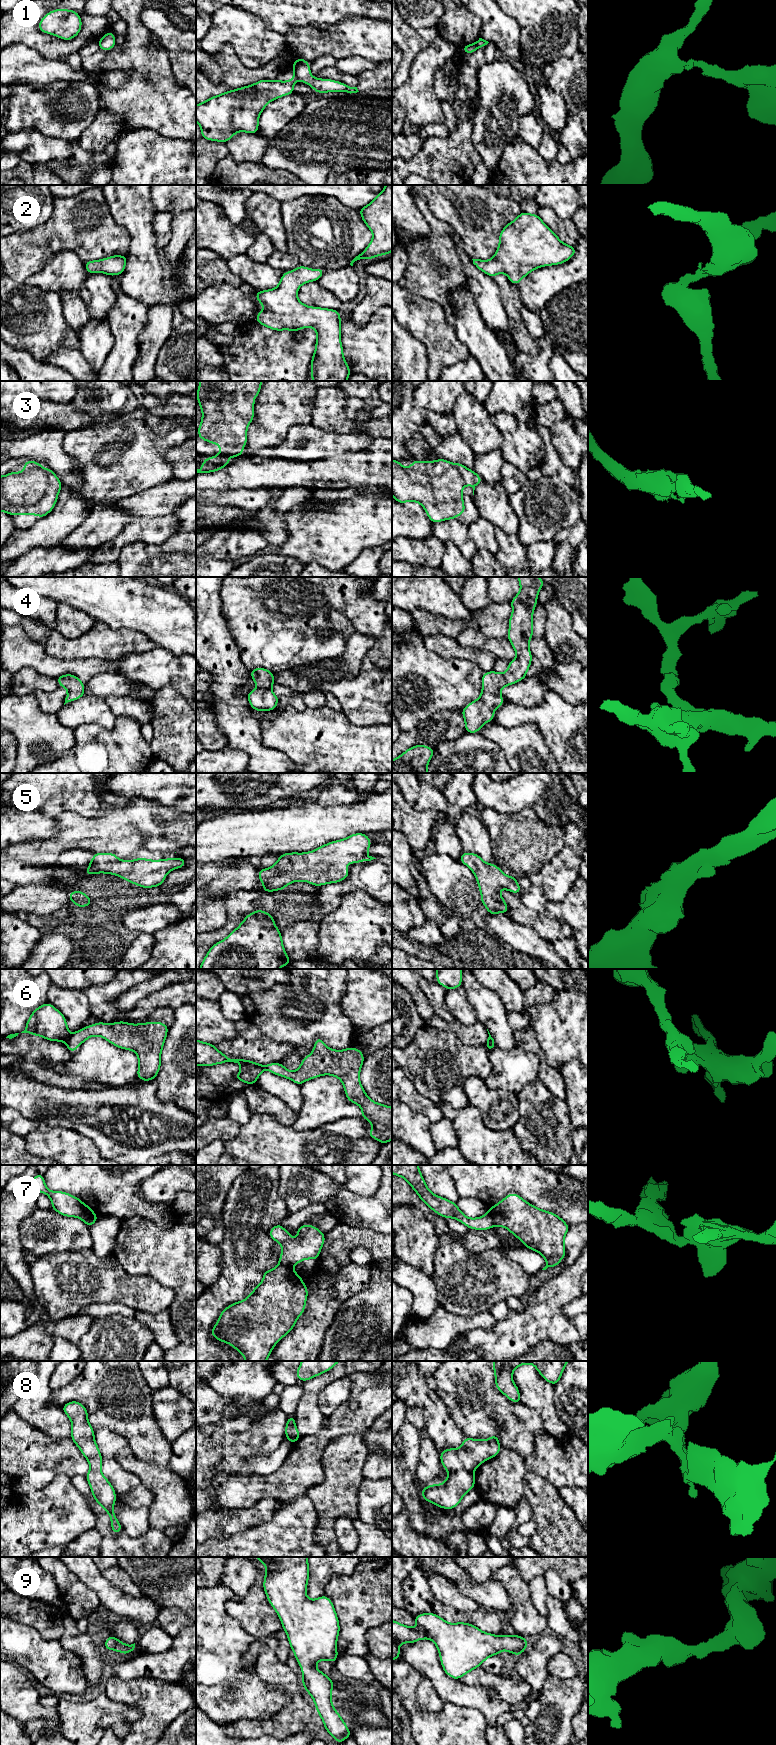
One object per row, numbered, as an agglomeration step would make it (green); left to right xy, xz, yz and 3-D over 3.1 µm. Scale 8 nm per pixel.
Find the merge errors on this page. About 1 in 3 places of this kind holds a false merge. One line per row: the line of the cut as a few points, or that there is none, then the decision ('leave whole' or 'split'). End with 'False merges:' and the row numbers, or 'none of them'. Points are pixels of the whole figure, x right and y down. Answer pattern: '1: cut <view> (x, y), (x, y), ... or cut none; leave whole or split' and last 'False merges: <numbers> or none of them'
1: cut yz (478, 41), (477, 47); split
2: cut none; leave whole
3: cut none; leave whole
4: cut none; leave whole
5: cut none; leave whole
6: cut xy (70, 1035), (65, 1041); split
7: cut yz (488, 1212), (494, 1225); split
8: cut yz (450, 1471), (466, 1469), (472, 1473); split
9: cut none; leave whole
False merges: 1, 6, 7, 8

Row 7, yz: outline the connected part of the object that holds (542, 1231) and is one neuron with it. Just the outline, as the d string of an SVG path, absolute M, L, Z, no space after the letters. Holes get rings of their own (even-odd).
M509 1193L489 1208L488 1213L494 1226L507 1228L524 1243L524 1247L546 1259L542 1270L559 1266L560 1260L566 1256L564 1238L569 1226L555 1213L531 1205L517 1193Z

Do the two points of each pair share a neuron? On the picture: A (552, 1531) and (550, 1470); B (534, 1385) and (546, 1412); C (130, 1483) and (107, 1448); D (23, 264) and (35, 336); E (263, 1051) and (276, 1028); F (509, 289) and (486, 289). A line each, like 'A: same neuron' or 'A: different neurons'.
A: different neurons
B: same neuron
C: same neuron
D: different neurons
E: different neurons
F: different neurons

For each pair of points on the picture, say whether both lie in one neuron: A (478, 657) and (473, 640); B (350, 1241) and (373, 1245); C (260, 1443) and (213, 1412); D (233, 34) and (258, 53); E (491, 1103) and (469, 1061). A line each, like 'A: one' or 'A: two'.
A: two
B: one
C: two
D: one
E: two

